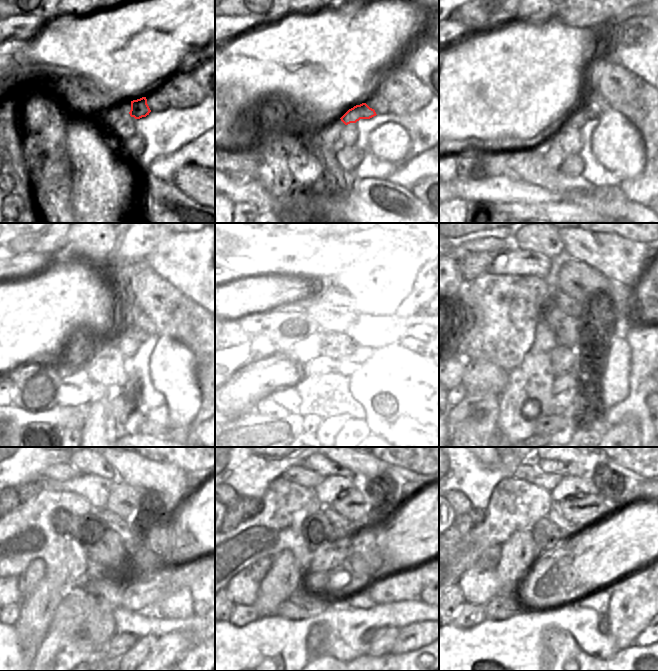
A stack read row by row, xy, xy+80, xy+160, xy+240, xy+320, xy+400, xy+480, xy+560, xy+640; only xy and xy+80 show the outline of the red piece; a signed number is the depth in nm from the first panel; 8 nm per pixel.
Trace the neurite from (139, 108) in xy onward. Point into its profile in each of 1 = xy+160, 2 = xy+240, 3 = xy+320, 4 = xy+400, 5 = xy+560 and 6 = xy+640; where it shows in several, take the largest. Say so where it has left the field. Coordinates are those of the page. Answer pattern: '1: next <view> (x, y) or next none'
1: next xy+160 (578, 118)
2: next xy+240 (128, 347)
3: next xy+320 (345, 357)
4: next xy+400 (562, 360)
5: next xy+560 (299, 606)
6: next xy+640 (502, 606)

